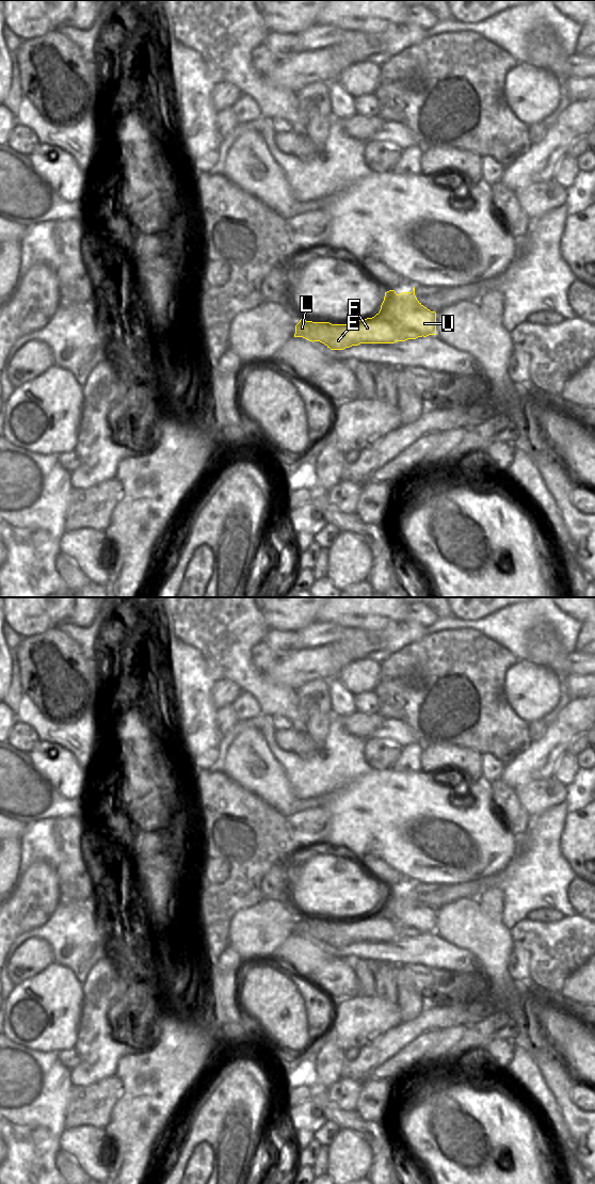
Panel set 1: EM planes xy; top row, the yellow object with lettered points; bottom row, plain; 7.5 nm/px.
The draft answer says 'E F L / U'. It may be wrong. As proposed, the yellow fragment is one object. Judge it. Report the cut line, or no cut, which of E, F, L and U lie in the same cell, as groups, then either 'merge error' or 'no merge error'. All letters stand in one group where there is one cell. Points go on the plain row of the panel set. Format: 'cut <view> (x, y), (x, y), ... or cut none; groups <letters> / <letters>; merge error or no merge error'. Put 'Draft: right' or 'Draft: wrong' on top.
Draft: right
cut xy (379, 909), (399, 923), (413, 927), (421, 933); groups E F L / U; merge error

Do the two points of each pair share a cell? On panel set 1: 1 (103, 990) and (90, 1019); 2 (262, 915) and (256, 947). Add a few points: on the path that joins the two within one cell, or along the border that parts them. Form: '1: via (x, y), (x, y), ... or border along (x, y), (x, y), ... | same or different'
1: via (98, 997), (95, 1011) | same
2: via (262, 923), (262, 927), (256, 933), (256, 940) | same

